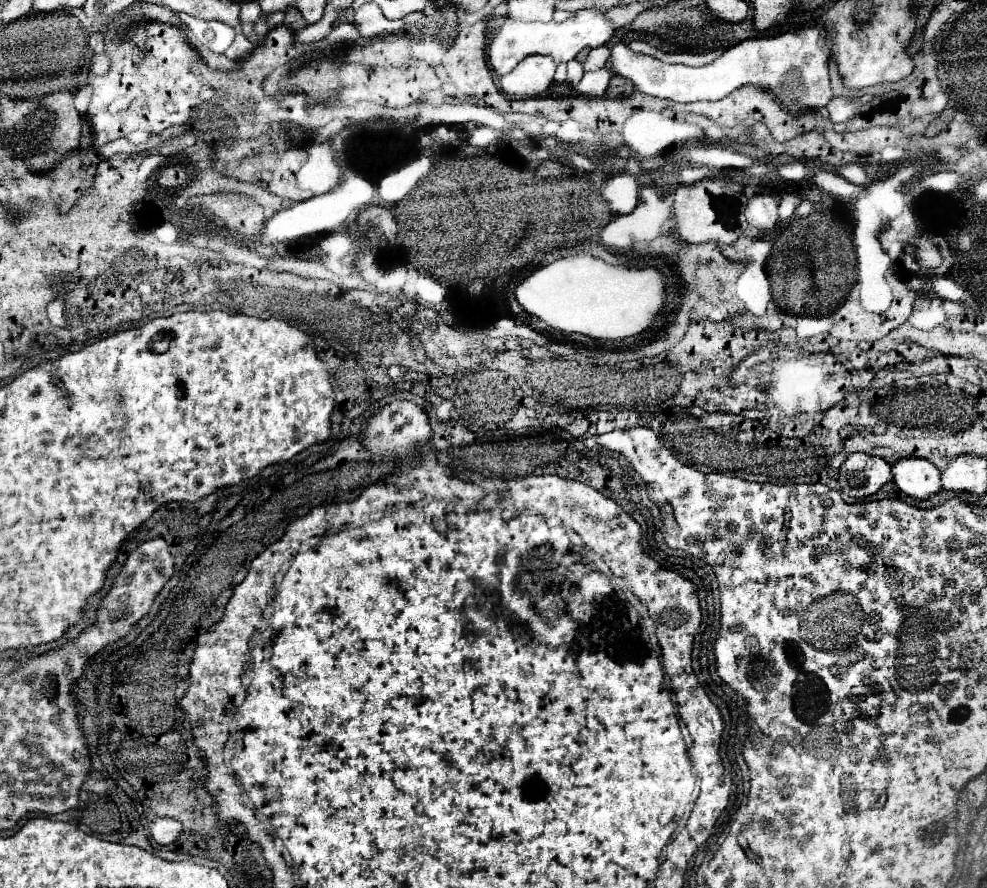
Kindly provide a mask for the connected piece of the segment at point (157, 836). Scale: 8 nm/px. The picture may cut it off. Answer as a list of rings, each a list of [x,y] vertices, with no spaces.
[[[160,817],[152,823],[150,827],[150,835],[156,843],[160,845],[170,845],[172,841],[176,841],[182,833],[182,824],[177,820],[169,817]]]

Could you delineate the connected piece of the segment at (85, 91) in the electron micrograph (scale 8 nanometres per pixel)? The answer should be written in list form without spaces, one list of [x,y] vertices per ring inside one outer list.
[[[90,85],[82,87],[80,91],[76,91],[76,101],[74,101],[74,105],[76,105],[76,111],[78,111],[80,115],[86,115],[90,97],[92,97],[92,87],[90,87]]]

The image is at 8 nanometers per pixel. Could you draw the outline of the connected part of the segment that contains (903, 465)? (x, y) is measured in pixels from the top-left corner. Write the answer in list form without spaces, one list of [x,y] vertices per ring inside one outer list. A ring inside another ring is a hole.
[[[918,457],[900,459],[898,463],[892,465],[892,473],[894,473],[894,483],[898,485],[898,489],[904,495],[918,501],[930,499],[942,489],[940,473],[926,459],[918,459]]]

